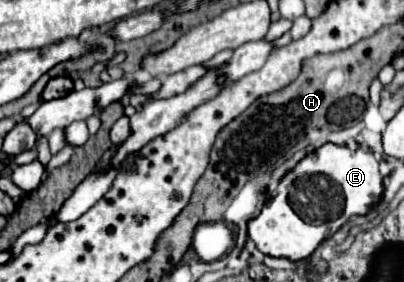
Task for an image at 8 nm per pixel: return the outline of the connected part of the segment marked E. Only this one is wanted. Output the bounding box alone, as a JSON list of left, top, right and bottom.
[248,144,384,262]

